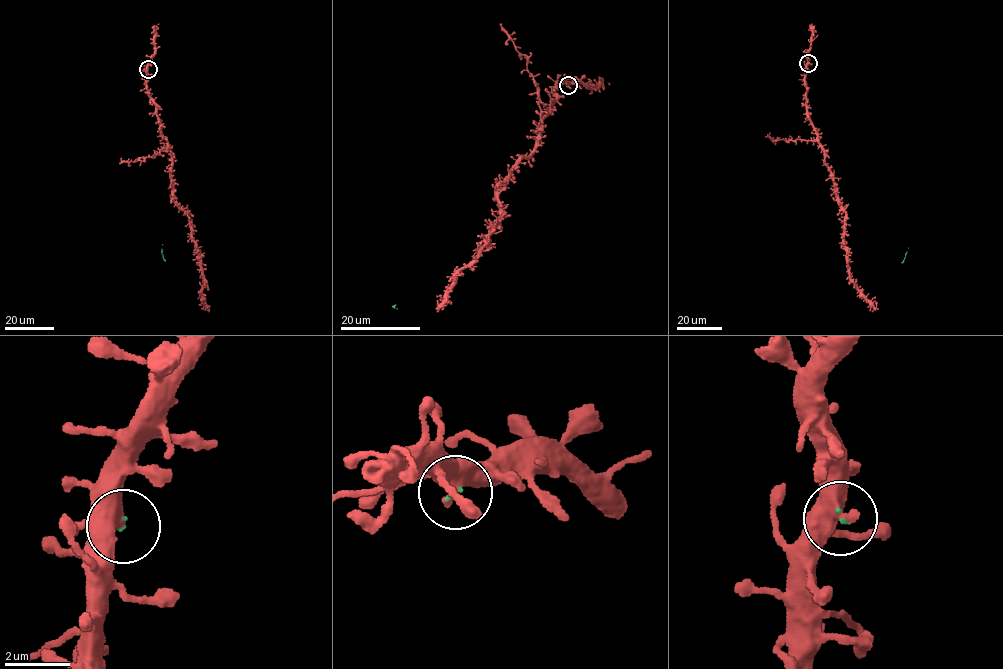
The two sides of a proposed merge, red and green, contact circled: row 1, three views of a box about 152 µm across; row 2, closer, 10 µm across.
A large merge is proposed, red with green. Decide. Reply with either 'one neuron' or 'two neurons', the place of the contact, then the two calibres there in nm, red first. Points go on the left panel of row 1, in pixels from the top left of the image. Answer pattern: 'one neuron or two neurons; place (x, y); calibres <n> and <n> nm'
one neuron; place (148, 69); calibres 600 and 60 nm

